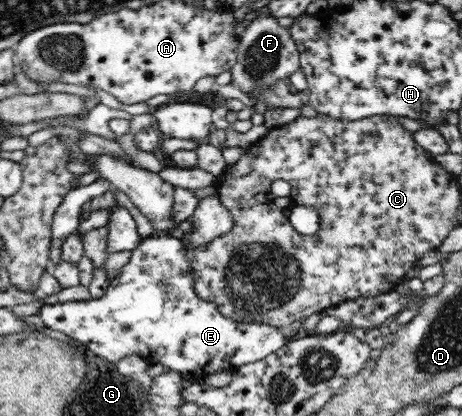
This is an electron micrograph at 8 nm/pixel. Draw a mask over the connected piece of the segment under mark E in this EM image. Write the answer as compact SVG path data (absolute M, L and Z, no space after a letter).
M160 235L152 236L152 238L146 238L142 241L142 244L132 251L132 256L128 264L122 266L119 270L118 276L110 281L110 286L106 290L106 293L98 299L90 299L85 301L64 302L58 304L42 304L36 315L43 322L44 328L50 328L50 330L56 330L56 332L62 332L66 336L74 339L84 346L88 346L89 350L98 354L101 358L108 360L114 364L117 361L125 358L126 356L137 354L148 361L148 364L162 364L166 370L176 371L186 374L192 373L199 378L203 378L212 372L218 372L222 370L234 370L240 366L251 364L258 360L264 360L269 355L273 355L274 352L278 352L282 346L287 343L287 338L283 335L279 328L256 323L246 322L234 322L227 319L226 316L220 314L220 311L216 308L216 305L209 304L204 300L201 300L198 295L194 293L194 276L190 271L190 264L186 255L187 249L183 246L183 243L178 238Z

